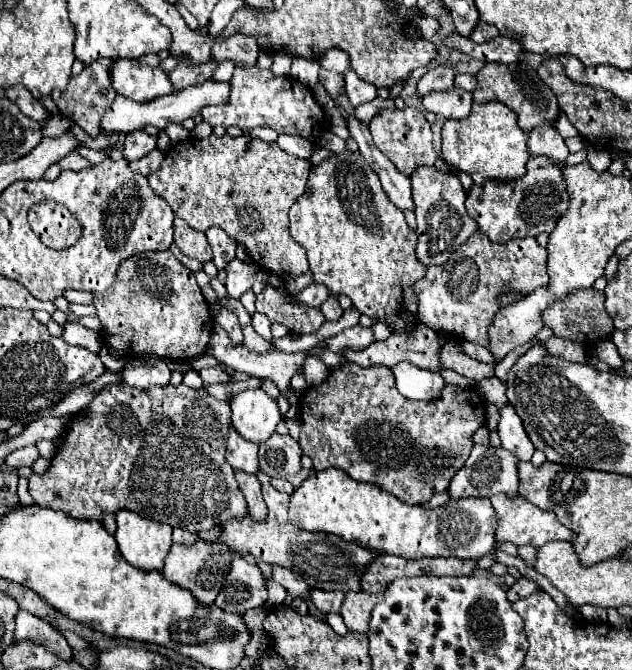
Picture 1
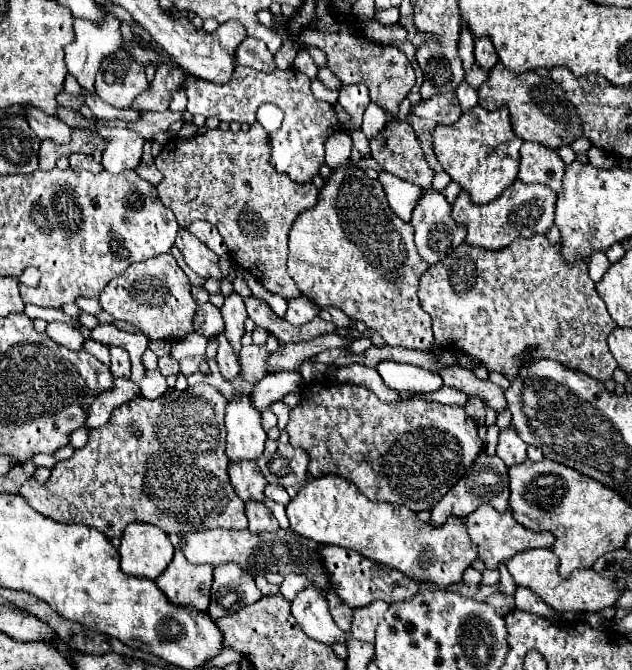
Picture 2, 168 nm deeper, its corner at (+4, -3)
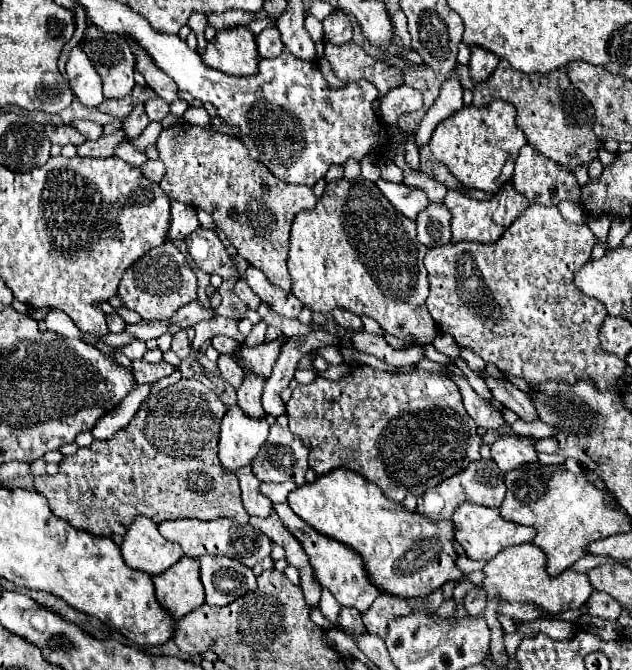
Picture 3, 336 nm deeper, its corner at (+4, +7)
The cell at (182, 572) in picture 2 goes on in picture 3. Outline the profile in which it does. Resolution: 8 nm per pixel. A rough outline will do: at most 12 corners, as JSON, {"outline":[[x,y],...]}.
{"outline":[[183,556],[153,578],[173,620],[205,602],[197,560]]}

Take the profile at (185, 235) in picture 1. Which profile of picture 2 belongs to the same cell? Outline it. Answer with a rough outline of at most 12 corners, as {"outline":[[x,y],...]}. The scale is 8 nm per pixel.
{"outline":[[181,228],[175,246],[201,278],[217,278],[219,258]]}

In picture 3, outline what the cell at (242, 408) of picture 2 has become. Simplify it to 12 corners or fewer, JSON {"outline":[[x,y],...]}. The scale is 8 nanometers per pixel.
{"outline":[[239,406],[221,420],[219,460],[237,472],[267,440],[269,424]]}

